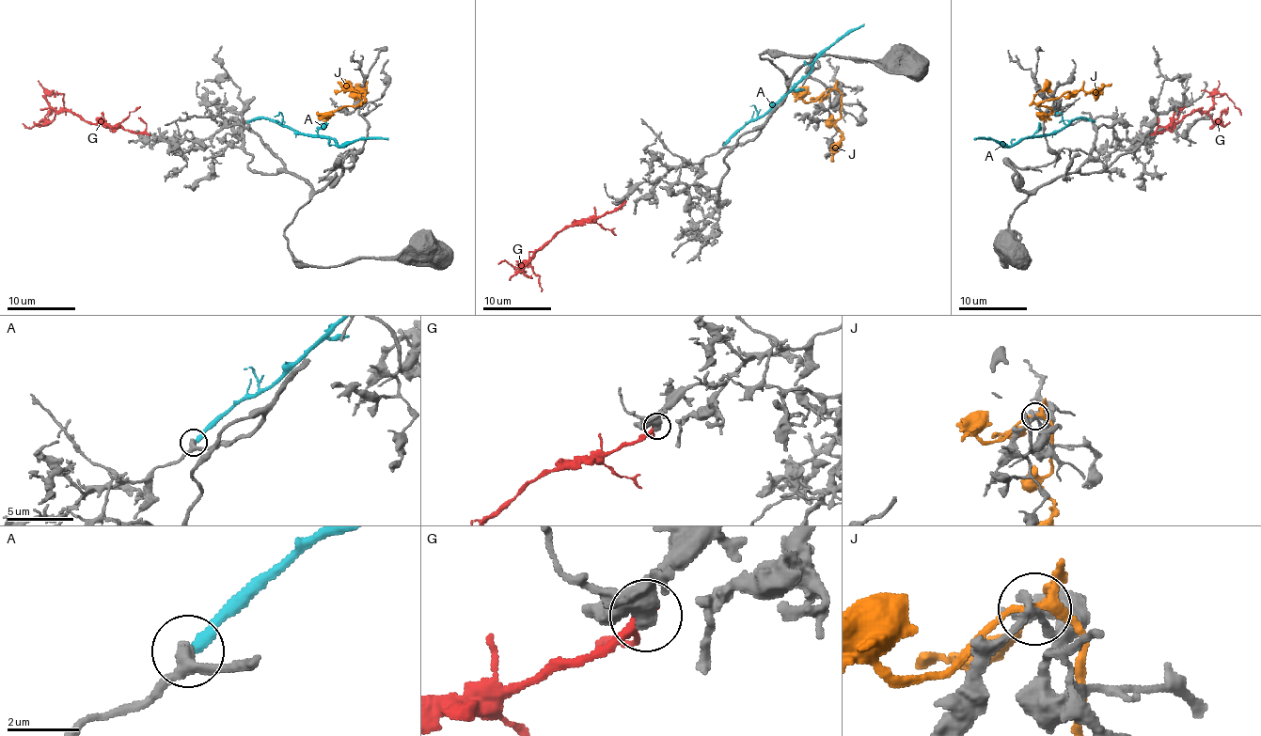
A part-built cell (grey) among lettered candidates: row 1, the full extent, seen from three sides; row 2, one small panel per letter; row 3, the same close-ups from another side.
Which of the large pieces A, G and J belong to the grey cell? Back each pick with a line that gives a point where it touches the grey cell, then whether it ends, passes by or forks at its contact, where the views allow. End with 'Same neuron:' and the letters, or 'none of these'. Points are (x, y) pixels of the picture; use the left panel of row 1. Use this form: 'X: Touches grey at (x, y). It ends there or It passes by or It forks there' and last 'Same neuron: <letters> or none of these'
Same neuron: none of these

